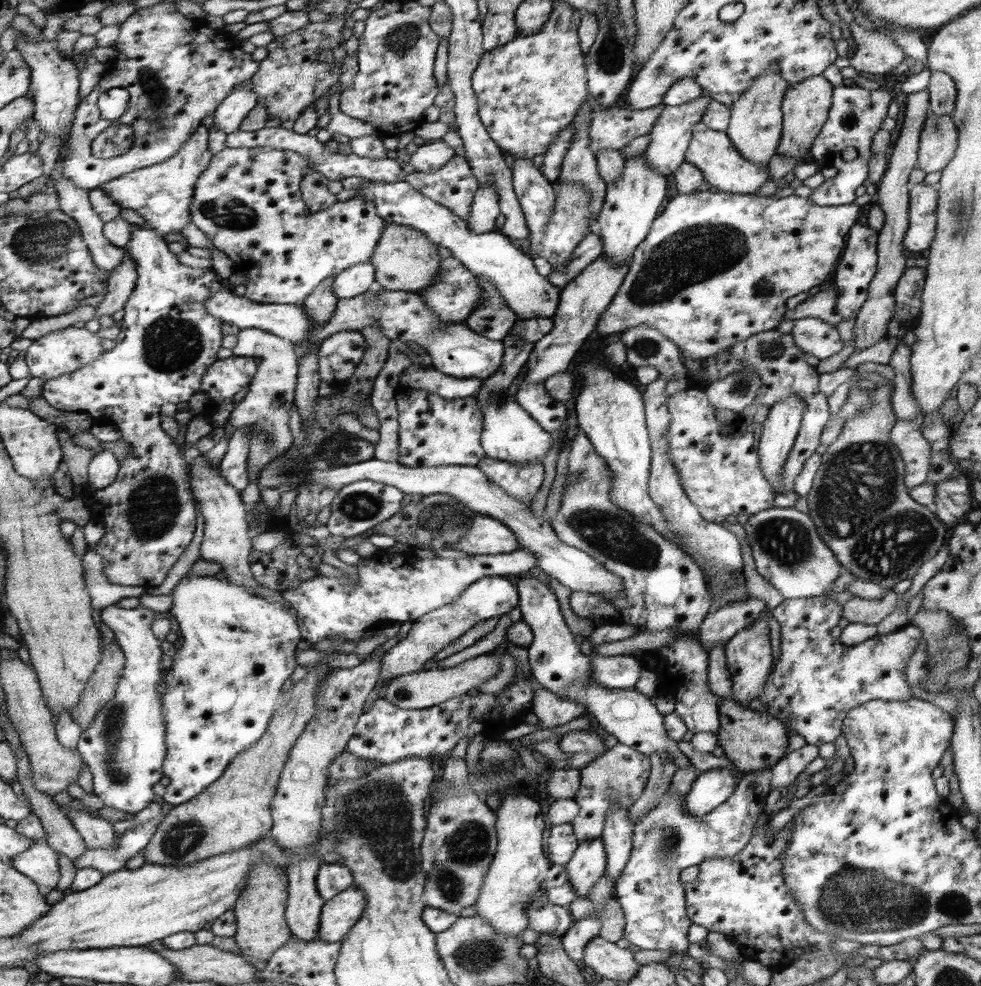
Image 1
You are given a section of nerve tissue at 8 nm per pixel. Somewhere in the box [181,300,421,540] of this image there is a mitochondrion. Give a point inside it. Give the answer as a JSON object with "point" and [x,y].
{"point":[358,505]}

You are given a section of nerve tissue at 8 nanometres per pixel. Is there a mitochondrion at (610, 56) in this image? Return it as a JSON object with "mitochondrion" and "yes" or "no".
{"mitochondrion":"yes"}

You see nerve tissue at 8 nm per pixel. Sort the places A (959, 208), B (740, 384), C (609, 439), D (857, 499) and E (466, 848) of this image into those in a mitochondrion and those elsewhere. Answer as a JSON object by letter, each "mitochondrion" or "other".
{"A":"mitochondrion","B":"mitochondrion","C":"other","D":"mitochondrion","E":"mitochondrion"}

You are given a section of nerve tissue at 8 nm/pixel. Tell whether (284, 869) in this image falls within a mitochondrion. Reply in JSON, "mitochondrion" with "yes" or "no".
{"mitochondrion":"no"}

